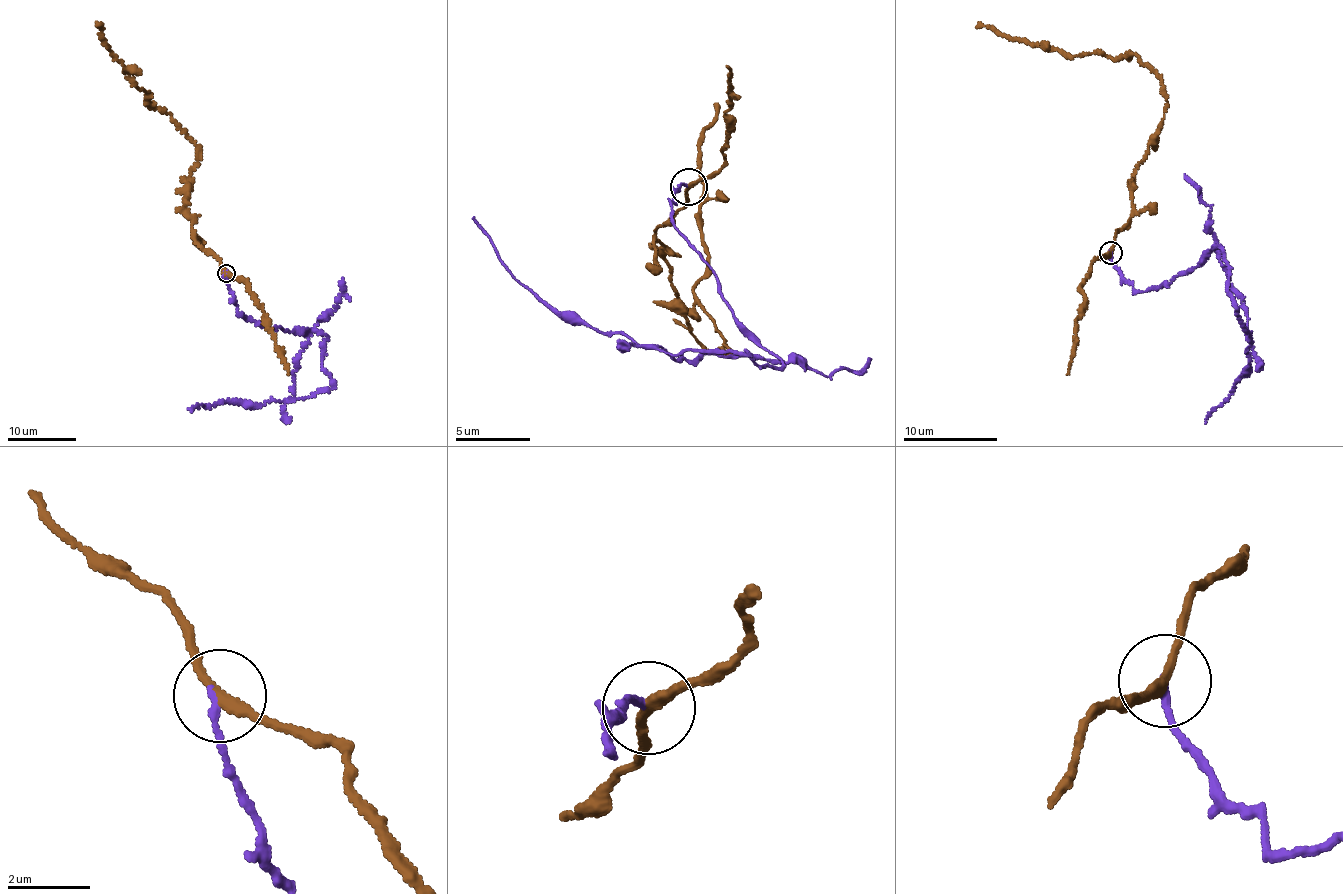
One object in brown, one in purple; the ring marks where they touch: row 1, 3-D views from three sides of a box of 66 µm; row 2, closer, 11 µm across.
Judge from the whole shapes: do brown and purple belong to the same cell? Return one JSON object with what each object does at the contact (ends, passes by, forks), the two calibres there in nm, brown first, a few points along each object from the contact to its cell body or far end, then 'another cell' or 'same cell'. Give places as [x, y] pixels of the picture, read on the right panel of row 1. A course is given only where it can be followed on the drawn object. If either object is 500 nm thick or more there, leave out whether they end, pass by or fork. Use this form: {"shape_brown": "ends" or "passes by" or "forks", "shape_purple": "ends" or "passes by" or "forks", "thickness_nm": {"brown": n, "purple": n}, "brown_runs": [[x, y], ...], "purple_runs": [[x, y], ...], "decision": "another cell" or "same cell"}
{"shape_brown": "passes by", "shape_purple": "ends", "thickness_nm": {"brown": 240, "purple": 180}, "brown_runs": [[1111, 252], [1131, 217], [1134, 176], [1164, 116], [1160, 78], [1134, 54], [1067, 56], [977, 26]], "purple_runs": [[1111, 252], [1113, 267], [1140, 292], [1170, 284], [1212, 251], [1221, 261], [1244, 305], [1250, 369], [1205, 423]], "decision": "another cell"}

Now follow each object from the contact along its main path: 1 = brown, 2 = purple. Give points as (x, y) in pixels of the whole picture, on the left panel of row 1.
1: (226, 273), (196, 241), (186, 209), (198, 148), (167, 112), (148, 104), (98, 23)
2: (226, 273), (242, 316), (272, 329), (310, 331), (299, 355), (290, 399), (251, 405), (224, 400), (191, 411)

